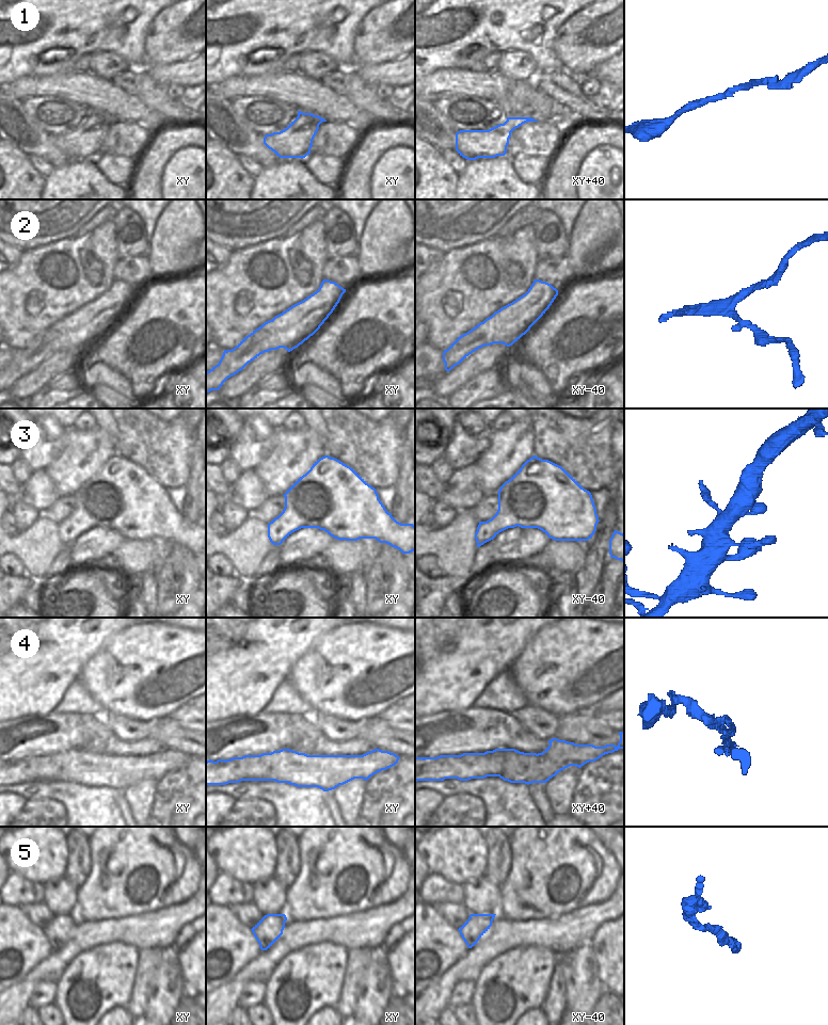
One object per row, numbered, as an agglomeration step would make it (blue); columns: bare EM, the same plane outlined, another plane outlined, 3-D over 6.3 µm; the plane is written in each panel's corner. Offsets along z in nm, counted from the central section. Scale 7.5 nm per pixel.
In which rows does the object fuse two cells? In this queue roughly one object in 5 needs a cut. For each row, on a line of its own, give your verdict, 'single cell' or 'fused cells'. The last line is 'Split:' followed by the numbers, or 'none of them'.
1: single cell
2: fused cells
3: single cell
4: fused cells
5: single cell
Split: 2, 4

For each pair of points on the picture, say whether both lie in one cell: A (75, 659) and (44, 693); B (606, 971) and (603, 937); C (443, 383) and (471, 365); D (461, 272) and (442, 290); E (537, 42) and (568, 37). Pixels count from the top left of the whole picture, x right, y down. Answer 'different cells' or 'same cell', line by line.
A: same cell
B: same cell
C: same cell
D: same cell
E: different cells

